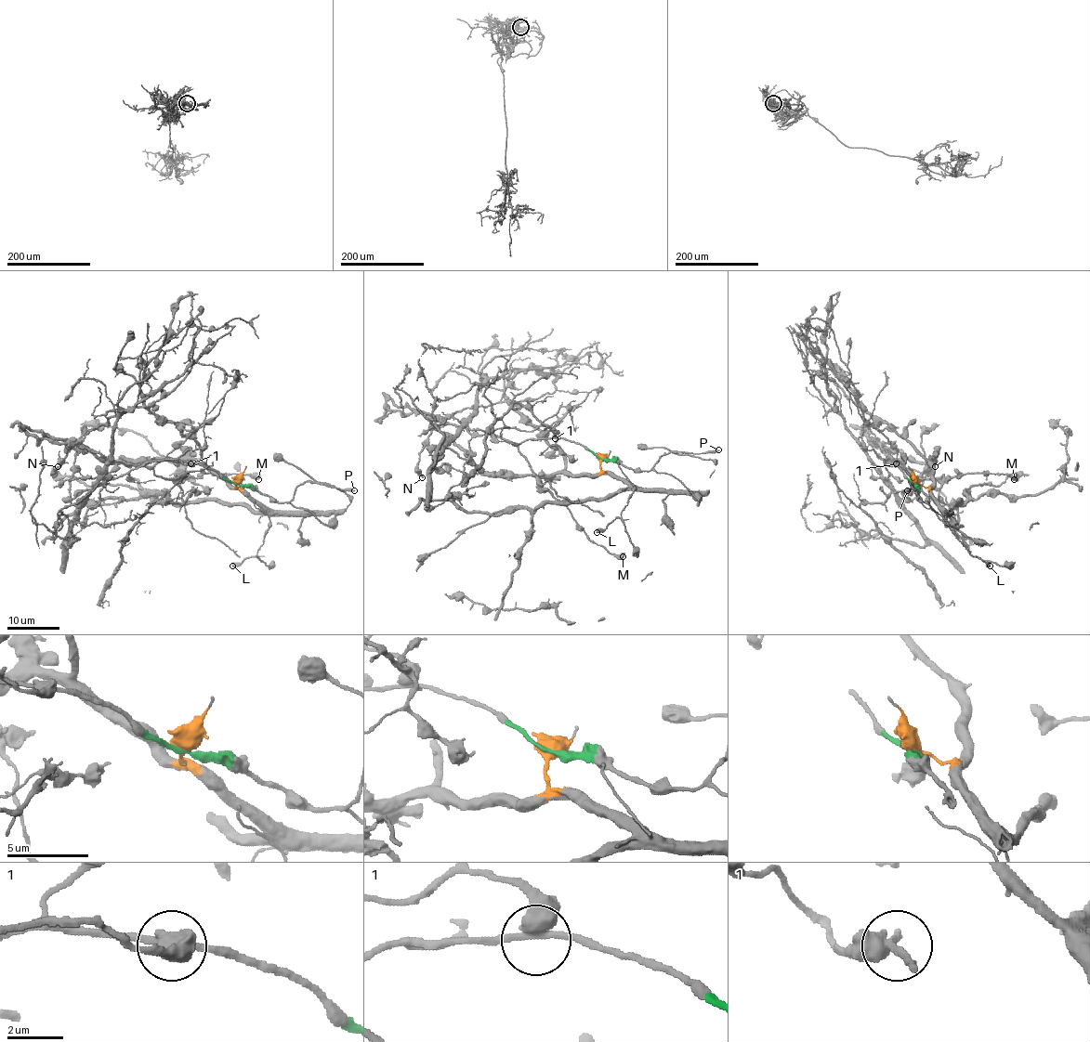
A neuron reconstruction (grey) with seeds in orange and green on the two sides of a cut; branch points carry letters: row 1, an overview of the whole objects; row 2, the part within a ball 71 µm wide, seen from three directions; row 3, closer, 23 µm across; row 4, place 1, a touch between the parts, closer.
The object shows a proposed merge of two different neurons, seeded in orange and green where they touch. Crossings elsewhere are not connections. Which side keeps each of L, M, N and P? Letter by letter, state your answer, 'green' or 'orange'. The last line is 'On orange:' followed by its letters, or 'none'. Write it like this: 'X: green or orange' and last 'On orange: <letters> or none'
L: orange
M: green
N: orange
P: green
On orange: L, N

